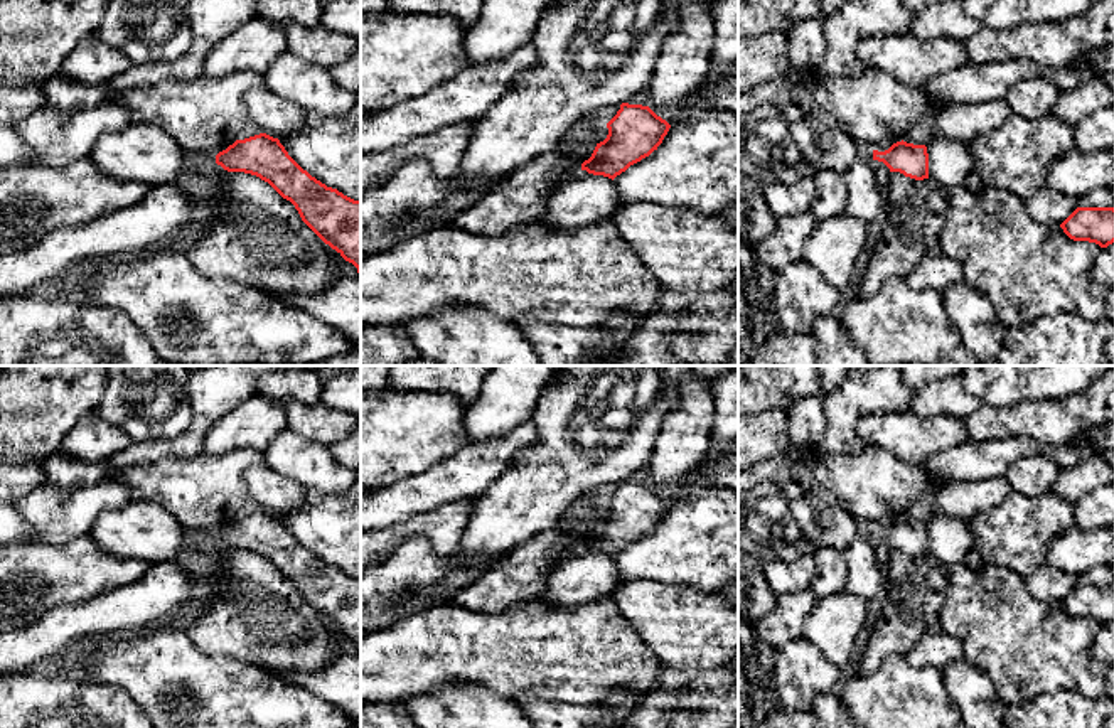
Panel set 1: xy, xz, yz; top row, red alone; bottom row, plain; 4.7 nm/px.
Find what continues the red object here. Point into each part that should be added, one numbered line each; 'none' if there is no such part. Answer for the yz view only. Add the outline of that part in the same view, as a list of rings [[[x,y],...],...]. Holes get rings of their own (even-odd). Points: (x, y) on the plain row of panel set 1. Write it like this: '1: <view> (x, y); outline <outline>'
none

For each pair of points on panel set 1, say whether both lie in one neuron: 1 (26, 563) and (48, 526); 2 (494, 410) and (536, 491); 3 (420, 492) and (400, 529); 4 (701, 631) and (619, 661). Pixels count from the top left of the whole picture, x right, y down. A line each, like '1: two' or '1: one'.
1: two
2: two
3: two
4: two

